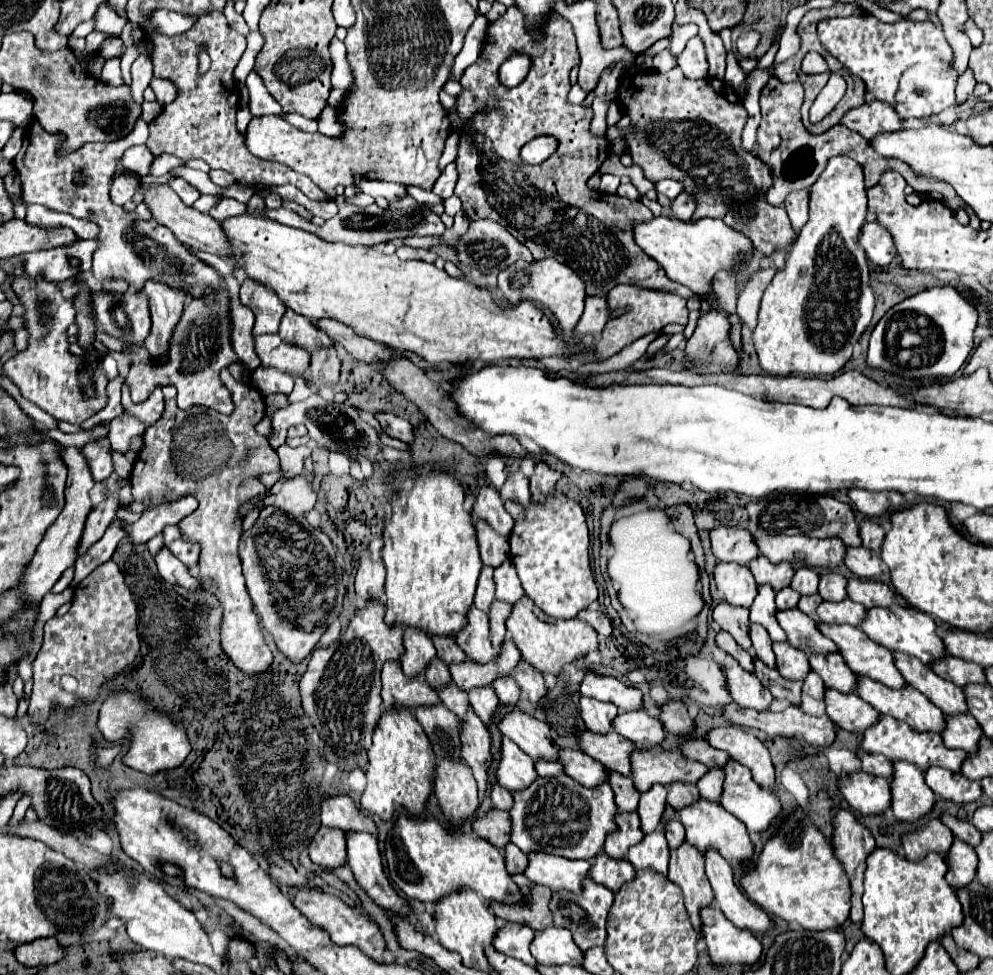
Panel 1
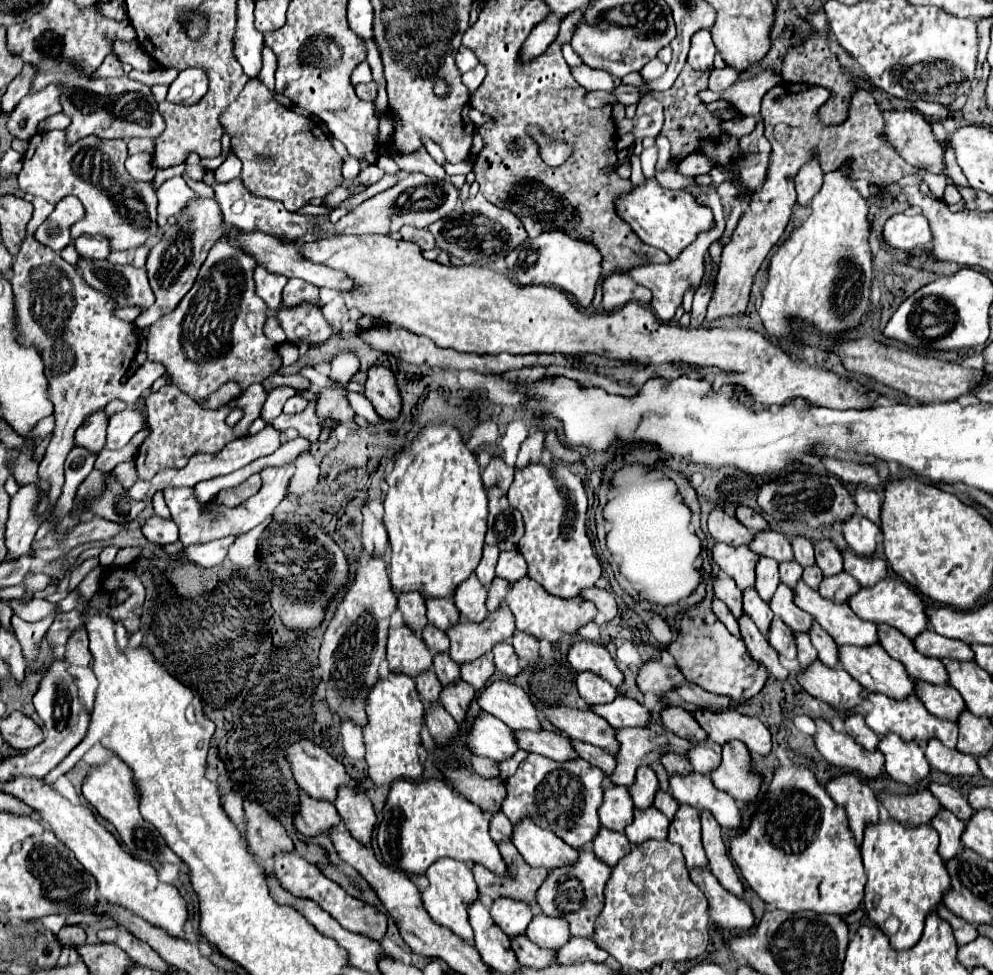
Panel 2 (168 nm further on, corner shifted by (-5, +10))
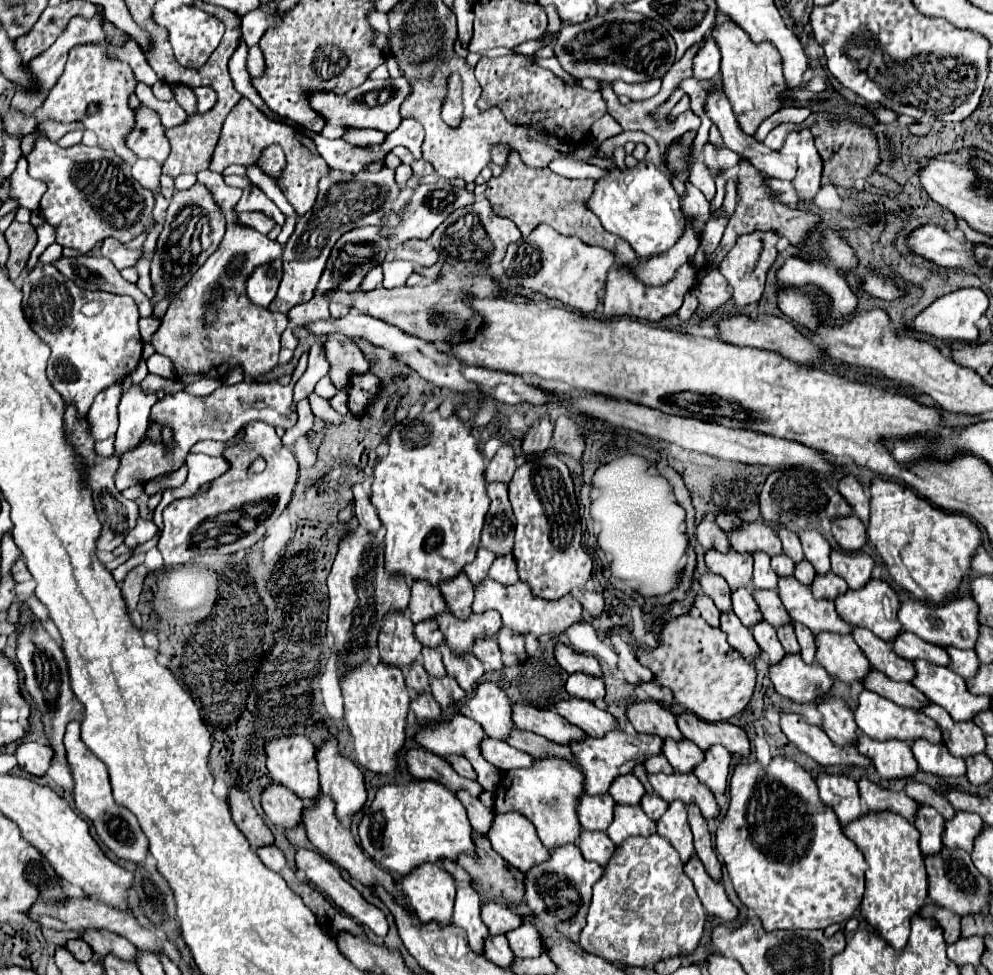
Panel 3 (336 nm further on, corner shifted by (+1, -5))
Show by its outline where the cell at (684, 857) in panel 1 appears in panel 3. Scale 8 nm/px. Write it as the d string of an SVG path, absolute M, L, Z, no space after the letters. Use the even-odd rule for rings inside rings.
M680 800L670 802L668 812L656 824L658 824L658 834L662 838L670 840L670 844L680 854L682 864L686 864L694 854L692 832L690 832L688 820L686 820L686 806Z

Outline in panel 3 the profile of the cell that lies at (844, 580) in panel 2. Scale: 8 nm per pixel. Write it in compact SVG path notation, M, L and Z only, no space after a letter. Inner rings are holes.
M828 572L824 576L816 576L810 590L814 592L814 598L834 600L834 598L842 596L842 592L848 590L848 584L840 576L836 576L834 572Z

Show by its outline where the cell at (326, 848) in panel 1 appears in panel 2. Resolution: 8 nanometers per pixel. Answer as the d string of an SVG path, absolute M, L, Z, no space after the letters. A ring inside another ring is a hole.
M300 791L300 803L298 803L300 813L294 817L294 827L302 835L318 835L330 831L332 825L340 825L340 815L336 813L336 807L328 801L318 801L312 799L308 793Z

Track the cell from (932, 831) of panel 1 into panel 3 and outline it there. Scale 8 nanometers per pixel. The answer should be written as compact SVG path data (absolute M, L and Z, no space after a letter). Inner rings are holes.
M862 778L858 782L862 790L862 800L866 804L866 810L870 812L896 812L904 816L908 822L914 822L914 816L918 812L918 804L906 796L906 792L890 792L882 790L878 784Z

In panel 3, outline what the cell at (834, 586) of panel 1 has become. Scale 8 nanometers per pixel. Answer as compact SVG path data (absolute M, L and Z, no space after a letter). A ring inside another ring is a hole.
M804 530L798 536L800 536L802 548L804 548L804 556L814 566L816 574L830 572L830 552L832 552L832 548L822 538L822 534L816 532L816 530Z

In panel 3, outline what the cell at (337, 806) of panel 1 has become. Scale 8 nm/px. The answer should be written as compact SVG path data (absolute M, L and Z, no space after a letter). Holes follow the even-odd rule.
M304 736L274 738L266 744L266 756L268 756L266 766L278 784L290 788L304 802L314 802L320 796L320 780L318 780L320 774L318 774L316 750L308 738L304 738Z

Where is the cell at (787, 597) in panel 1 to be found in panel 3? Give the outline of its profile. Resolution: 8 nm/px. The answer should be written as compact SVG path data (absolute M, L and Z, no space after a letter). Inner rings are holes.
M786 554L774 556L772 558L772 568L778 576L794 576L794 562Z

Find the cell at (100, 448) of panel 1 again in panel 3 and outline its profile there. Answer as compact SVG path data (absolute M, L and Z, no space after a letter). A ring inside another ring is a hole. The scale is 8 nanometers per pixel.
M142 360L138 368L132 372L134 386L122 396L118 406L118 432L114 440L114 454L122 456L122 452L130 452L130 448L138 446L148 430L148 416L152 404L158 400L154 394L144 394L140 388L142 378L148 374L146 362Z

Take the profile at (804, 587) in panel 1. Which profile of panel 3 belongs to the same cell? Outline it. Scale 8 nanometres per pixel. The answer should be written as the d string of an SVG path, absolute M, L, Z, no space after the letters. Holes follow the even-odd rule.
M780 528L778 536L780 536L780 540L782 540L784 554L786 554L786 556L790 556L790 558L794 560L794 564L802 562L802 560L804 560L804 554L802 554L802 546L800 546L800 540L798 540L798 536L796 536L794 532L786 530L786 528Z

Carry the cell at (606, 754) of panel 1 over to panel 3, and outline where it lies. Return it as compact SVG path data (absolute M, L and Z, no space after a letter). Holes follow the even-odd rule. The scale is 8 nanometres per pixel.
M516 704L512 718L516 728L540 734L558 744L572 744L574 740L586 738L586 734L578 730L578 726L572 726L568 720L562 720L562 716L552 710L538 710L534 706Z

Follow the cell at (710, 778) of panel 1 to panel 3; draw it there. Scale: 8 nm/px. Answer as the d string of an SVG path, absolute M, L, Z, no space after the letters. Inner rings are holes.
M664 740L664 756L680 774L690 774L704 760L704 752L690 740L678 744L674 740Z

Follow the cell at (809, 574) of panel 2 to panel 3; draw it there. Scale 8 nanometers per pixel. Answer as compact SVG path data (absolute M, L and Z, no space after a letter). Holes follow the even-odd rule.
M802 560L800 564L796 564L794 576L796 576L796 580L798 580L800 584L810 586L812 580L814 580L814 576L816 576L816 572L814 572L814 568L812 568L812 564L810 564L808 560Z

